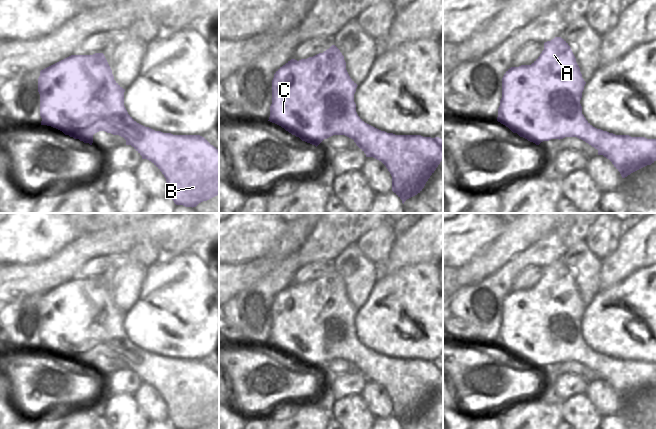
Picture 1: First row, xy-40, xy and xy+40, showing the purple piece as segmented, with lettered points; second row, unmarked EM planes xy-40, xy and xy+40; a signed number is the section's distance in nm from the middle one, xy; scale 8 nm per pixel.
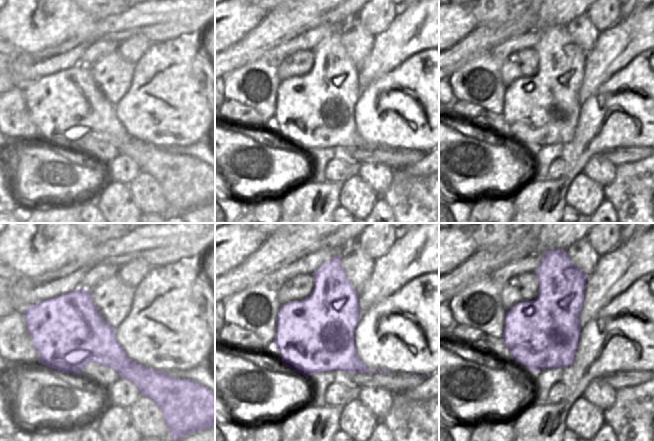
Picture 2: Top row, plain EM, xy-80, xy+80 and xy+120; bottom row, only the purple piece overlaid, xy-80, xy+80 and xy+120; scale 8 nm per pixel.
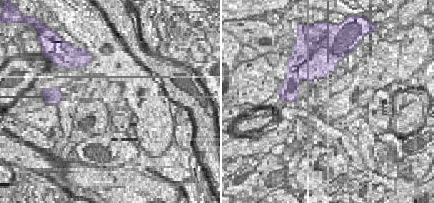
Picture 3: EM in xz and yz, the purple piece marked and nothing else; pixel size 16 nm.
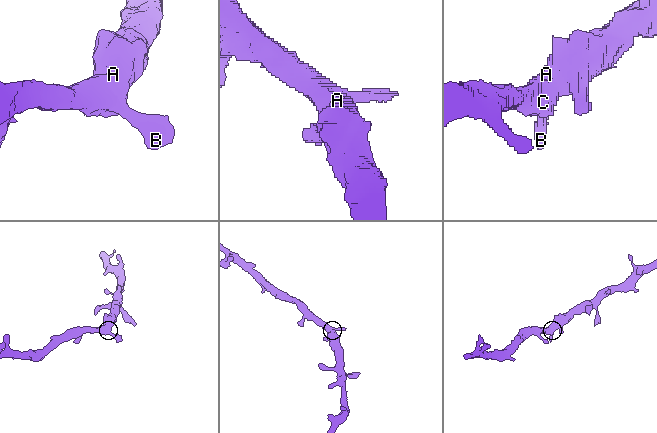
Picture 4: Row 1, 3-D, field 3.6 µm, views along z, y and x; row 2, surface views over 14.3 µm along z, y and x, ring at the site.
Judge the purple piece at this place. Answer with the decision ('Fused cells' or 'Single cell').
Single cell.

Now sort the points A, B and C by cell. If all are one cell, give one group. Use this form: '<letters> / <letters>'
A B C

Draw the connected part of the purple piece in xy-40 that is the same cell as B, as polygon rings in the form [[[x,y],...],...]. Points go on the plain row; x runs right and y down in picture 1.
[[[103,277],[93,279],[71,279],[40,295],[38,302],[40,318],[41,349],[51,350],[74,363],[93,367],[93,359],[105,355],[119,359],[131,369],[142,383],[151,385],[164,399],[168,408],[168,419],[176,429],[198,429],[219,419],[219,374],[200,359],[173,359],[155,355],[137,347],[124,330],[123,313],[115,304]]]

